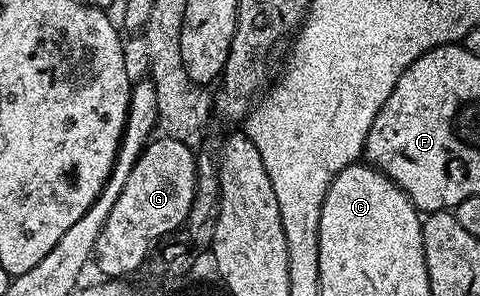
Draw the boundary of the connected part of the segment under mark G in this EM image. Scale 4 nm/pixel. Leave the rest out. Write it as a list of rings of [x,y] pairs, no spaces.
[[[163,135],[149,140],[145,145],[140,152],[140,158],[134,163],[134,171],[130,171],[130,179],[126,179],[126,187],[122,187],[122,195],[118,195],[118,203],[114,203],[114,208],[106,218],[106,227],[102,227],[102,235],[98,235],[94,265],[104,272],[105,278],[127,278],[127,273],[134,272],[143,261],[145,264],[149,260],[154,246],[160,240],[184,222],[196,190],[196,158],[197,154],[190,147],[186,147],[185,143]]]

